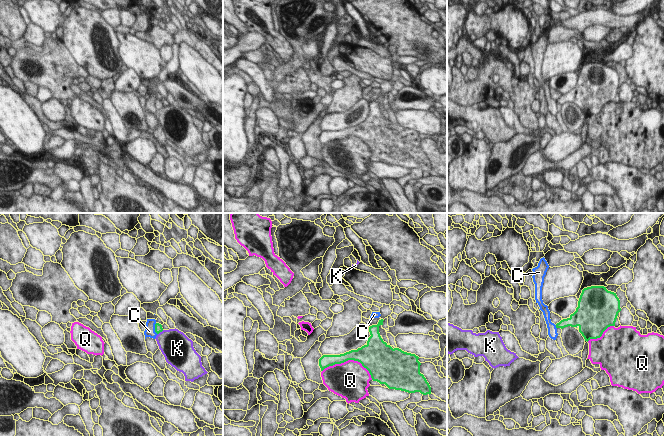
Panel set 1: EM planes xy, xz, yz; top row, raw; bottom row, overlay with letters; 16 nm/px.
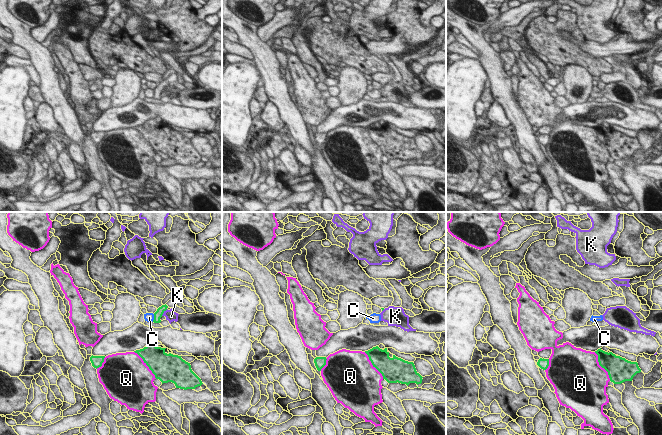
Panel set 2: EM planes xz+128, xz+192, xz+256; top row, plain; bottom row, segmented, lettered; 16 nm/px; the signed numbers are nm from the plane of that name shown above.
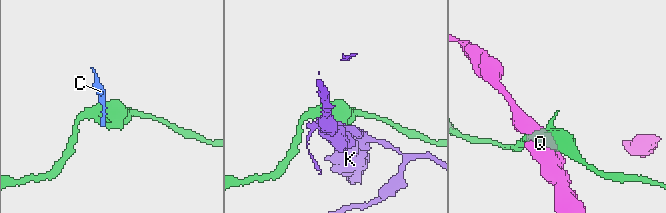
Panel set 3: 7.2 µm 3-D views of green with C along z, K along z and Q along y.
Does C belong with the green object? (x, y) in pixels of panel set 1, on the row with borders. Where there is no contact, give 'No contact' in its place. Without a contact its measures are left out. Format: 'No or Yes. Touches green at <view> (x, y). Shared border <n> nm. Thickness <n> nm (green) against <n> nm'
No. Touches green at xy (155, 329). Shared border 190 nm. Thickness 130 nm (green) against 160 nm.

